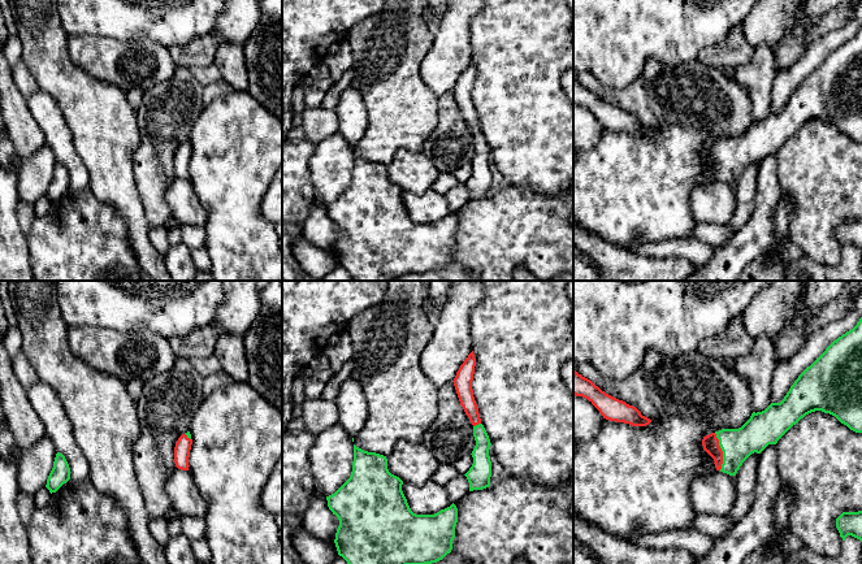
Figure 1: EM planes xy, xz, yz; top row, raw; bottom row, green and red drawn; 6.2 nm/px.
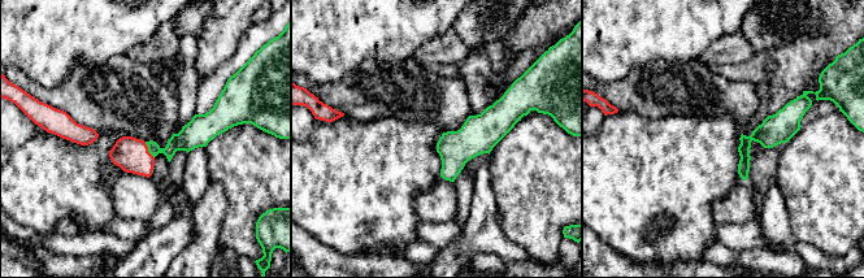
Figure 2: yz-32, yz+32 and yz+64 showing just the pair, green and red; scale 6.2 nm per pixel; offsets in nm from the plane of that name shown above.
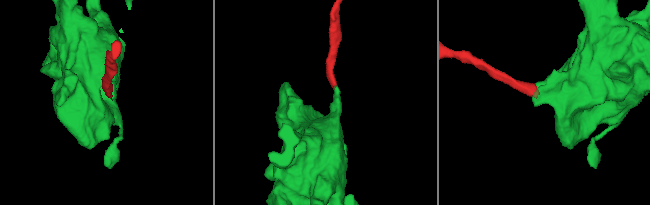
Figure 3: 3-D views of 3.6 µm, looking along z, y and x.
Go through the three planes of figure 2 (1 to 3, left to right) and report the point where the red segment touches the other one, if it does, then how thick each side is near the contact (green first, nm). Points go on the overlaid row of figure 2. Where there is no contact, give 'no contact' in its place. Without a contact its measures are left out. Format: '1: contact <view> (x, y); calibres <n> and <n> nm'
1: contact yz-32 (148, 150); calibres 140 and 220 nm
2: no contact
3: no contact

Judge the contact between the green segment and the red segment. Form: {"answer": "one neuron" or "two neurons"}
{"answer": "one neuron"}

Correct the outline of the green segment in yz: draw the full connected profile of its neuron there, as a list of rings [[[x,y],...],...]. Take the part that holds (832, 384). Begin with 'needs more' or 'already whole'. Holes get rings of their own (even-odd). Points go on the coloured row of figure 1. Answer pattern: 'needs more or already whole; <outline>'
needs more; [[[862,317],[798,376],[780,403],[753,412],[738,429],[722,429],[703,437],[702,446],[714,459],[716,470],[736,476],[751,454],[761,454],[768,444],[776,444],[793,425],[815,411],[829,413],[850,430],[862,433]]]

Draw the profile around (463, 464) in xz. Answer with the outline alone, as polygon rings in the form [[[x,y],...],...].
[[[469,454],[469,455],[463,456],[459,460],[456,460],[452,465],[456,468],[456,470],[460,474],[465,474],[469,470],[469,468],[472,467],[472,464],[473,464],[473,457]]]

